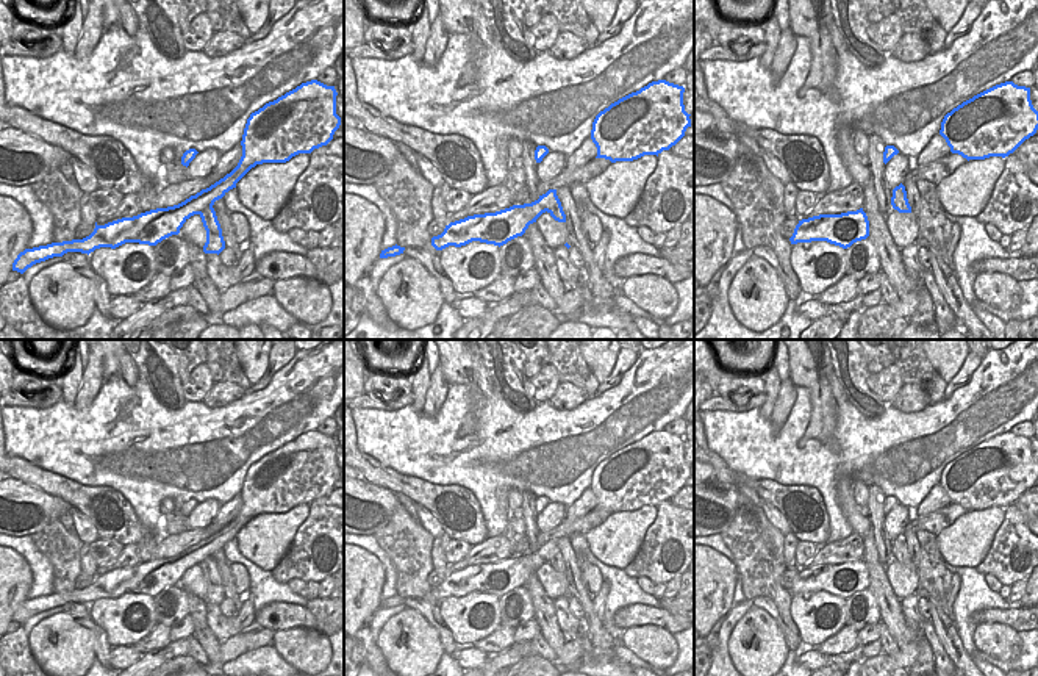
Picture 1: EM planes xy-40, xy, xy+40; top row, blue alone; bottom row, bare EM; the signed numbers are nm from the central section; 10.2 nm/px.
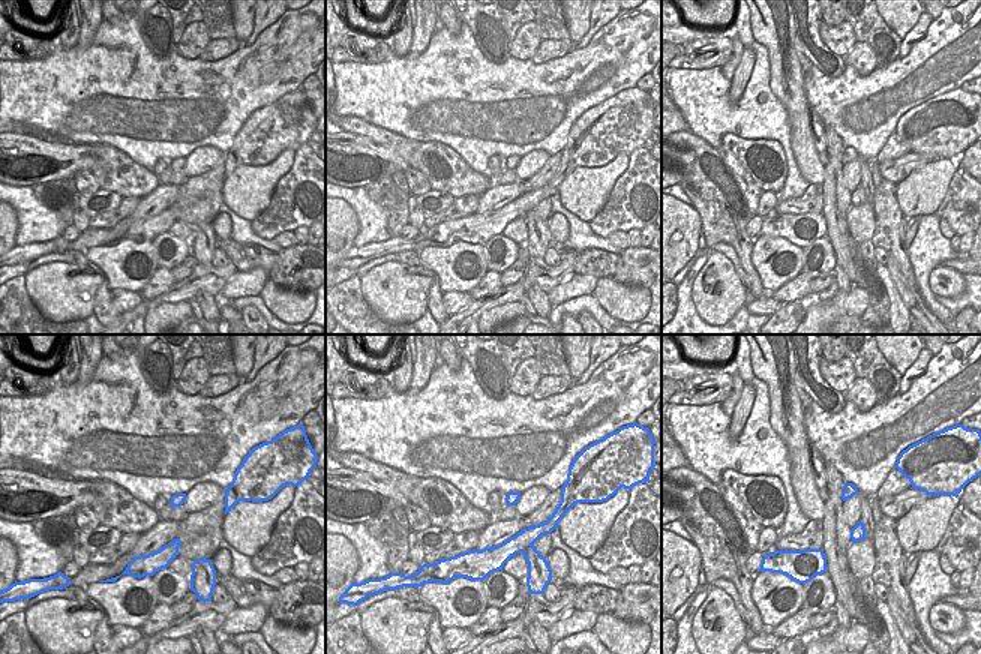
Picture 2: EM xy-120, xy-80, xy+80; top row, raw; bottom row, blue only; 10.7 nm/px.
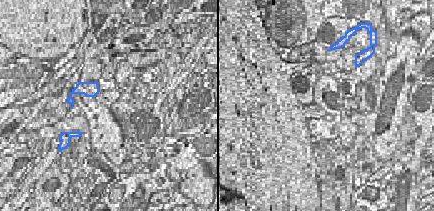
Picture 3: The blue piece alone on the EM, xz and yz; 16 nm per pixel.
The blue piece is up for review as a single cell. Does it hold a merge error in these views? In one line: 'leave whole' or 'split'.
split

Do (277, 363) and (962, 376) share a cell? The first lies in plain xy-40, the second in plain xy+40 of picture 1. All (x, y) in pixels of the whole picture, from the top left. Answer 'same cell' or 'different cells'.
same cell

